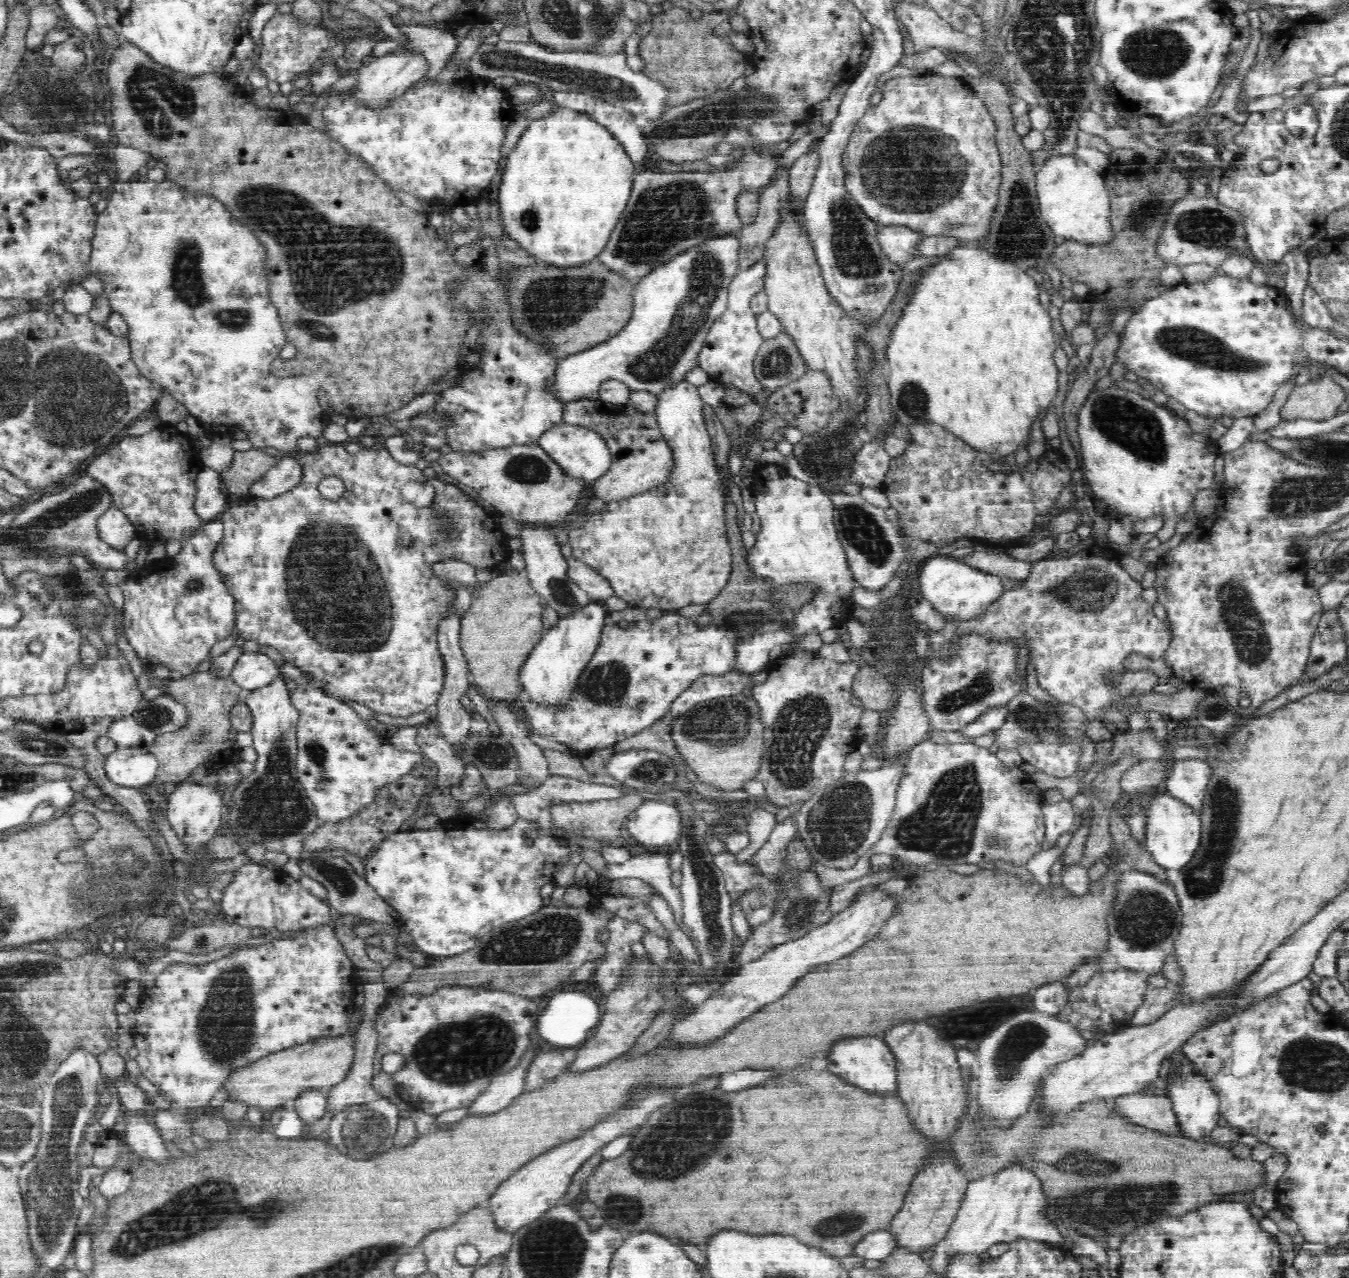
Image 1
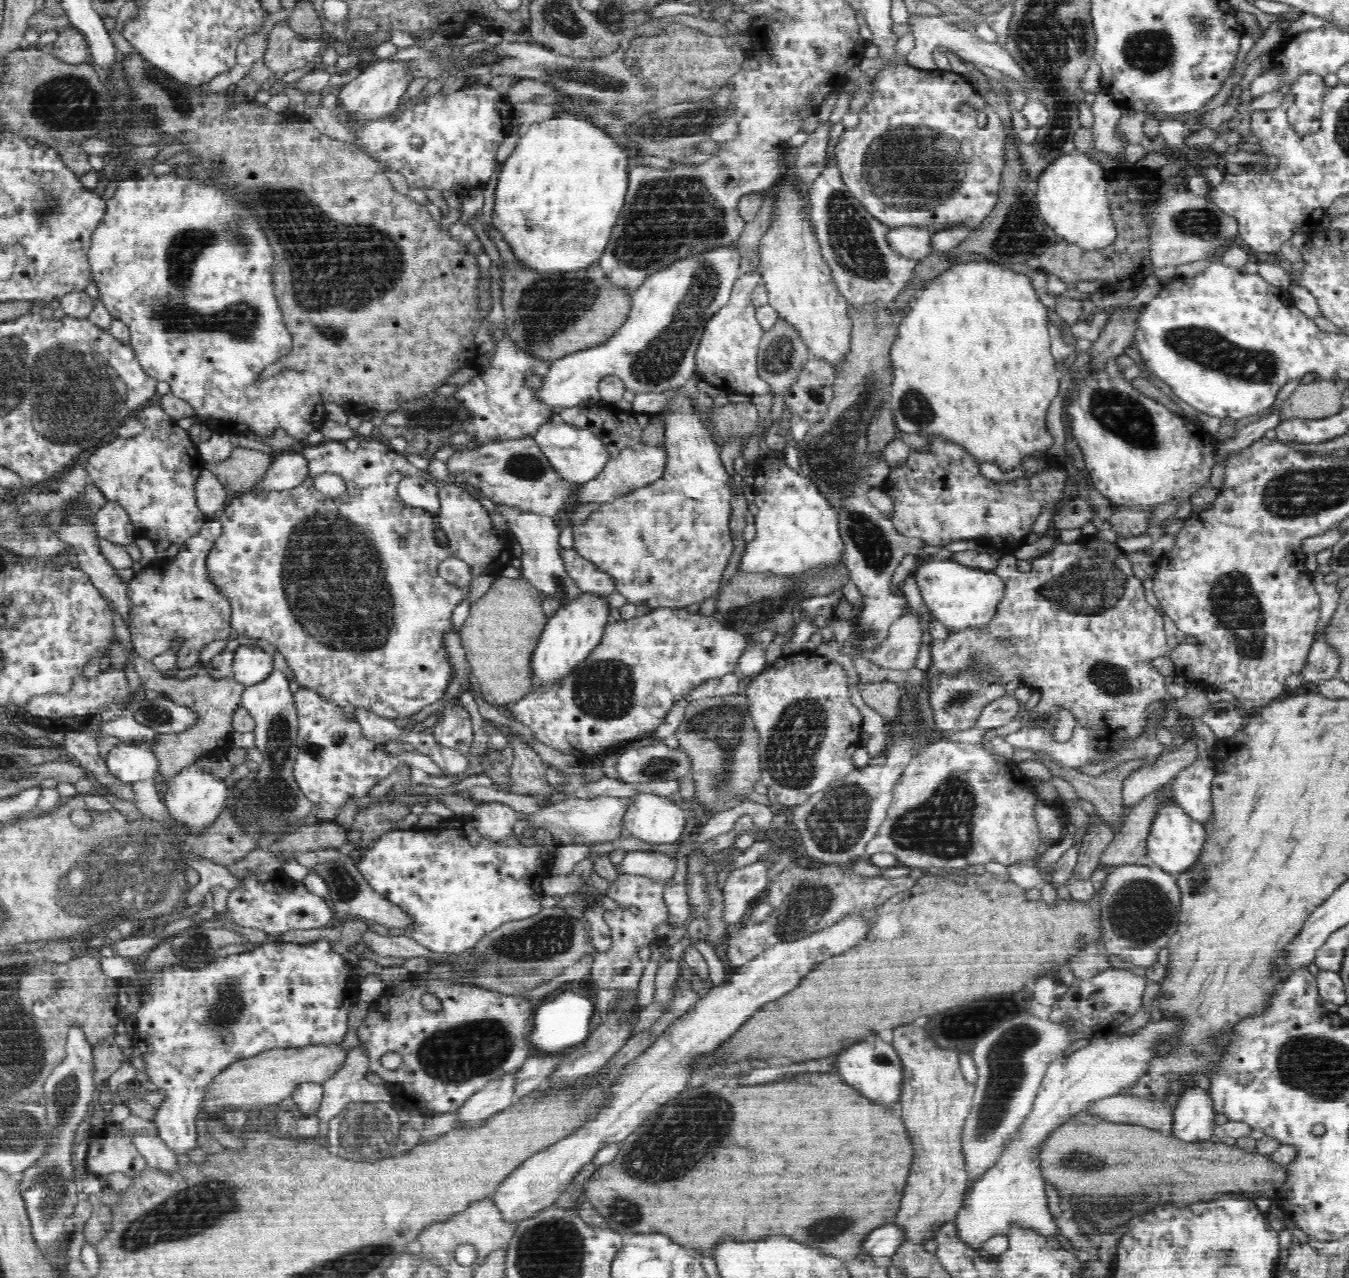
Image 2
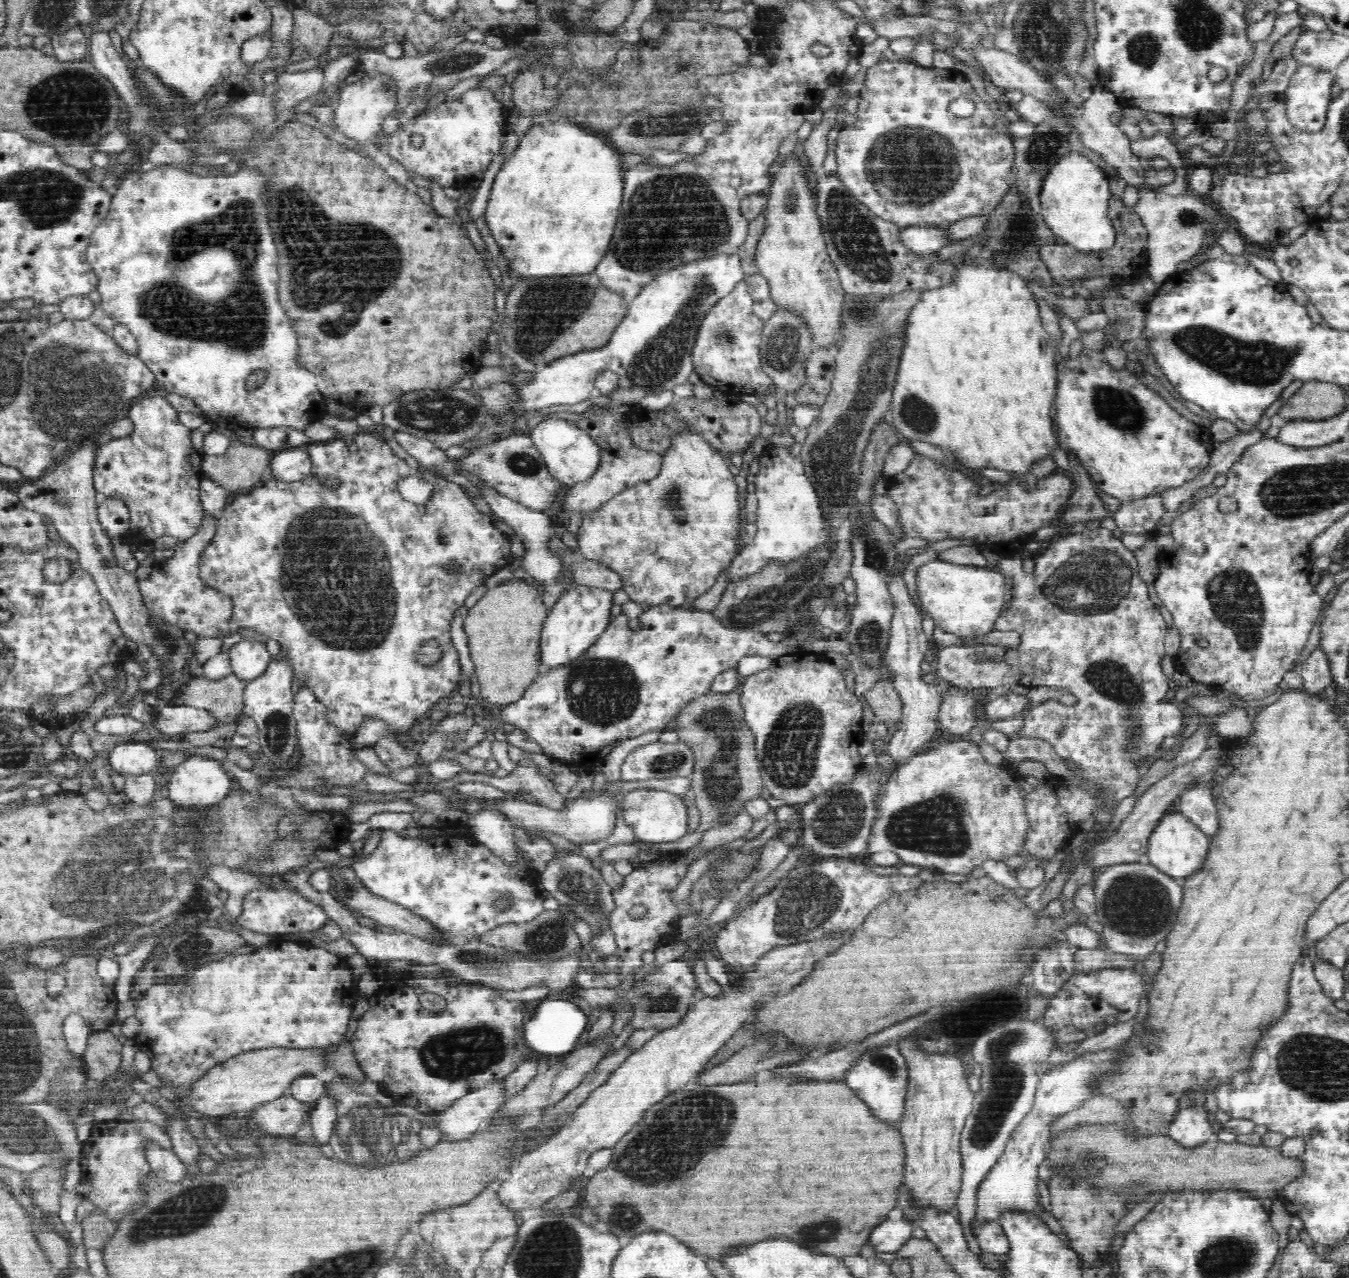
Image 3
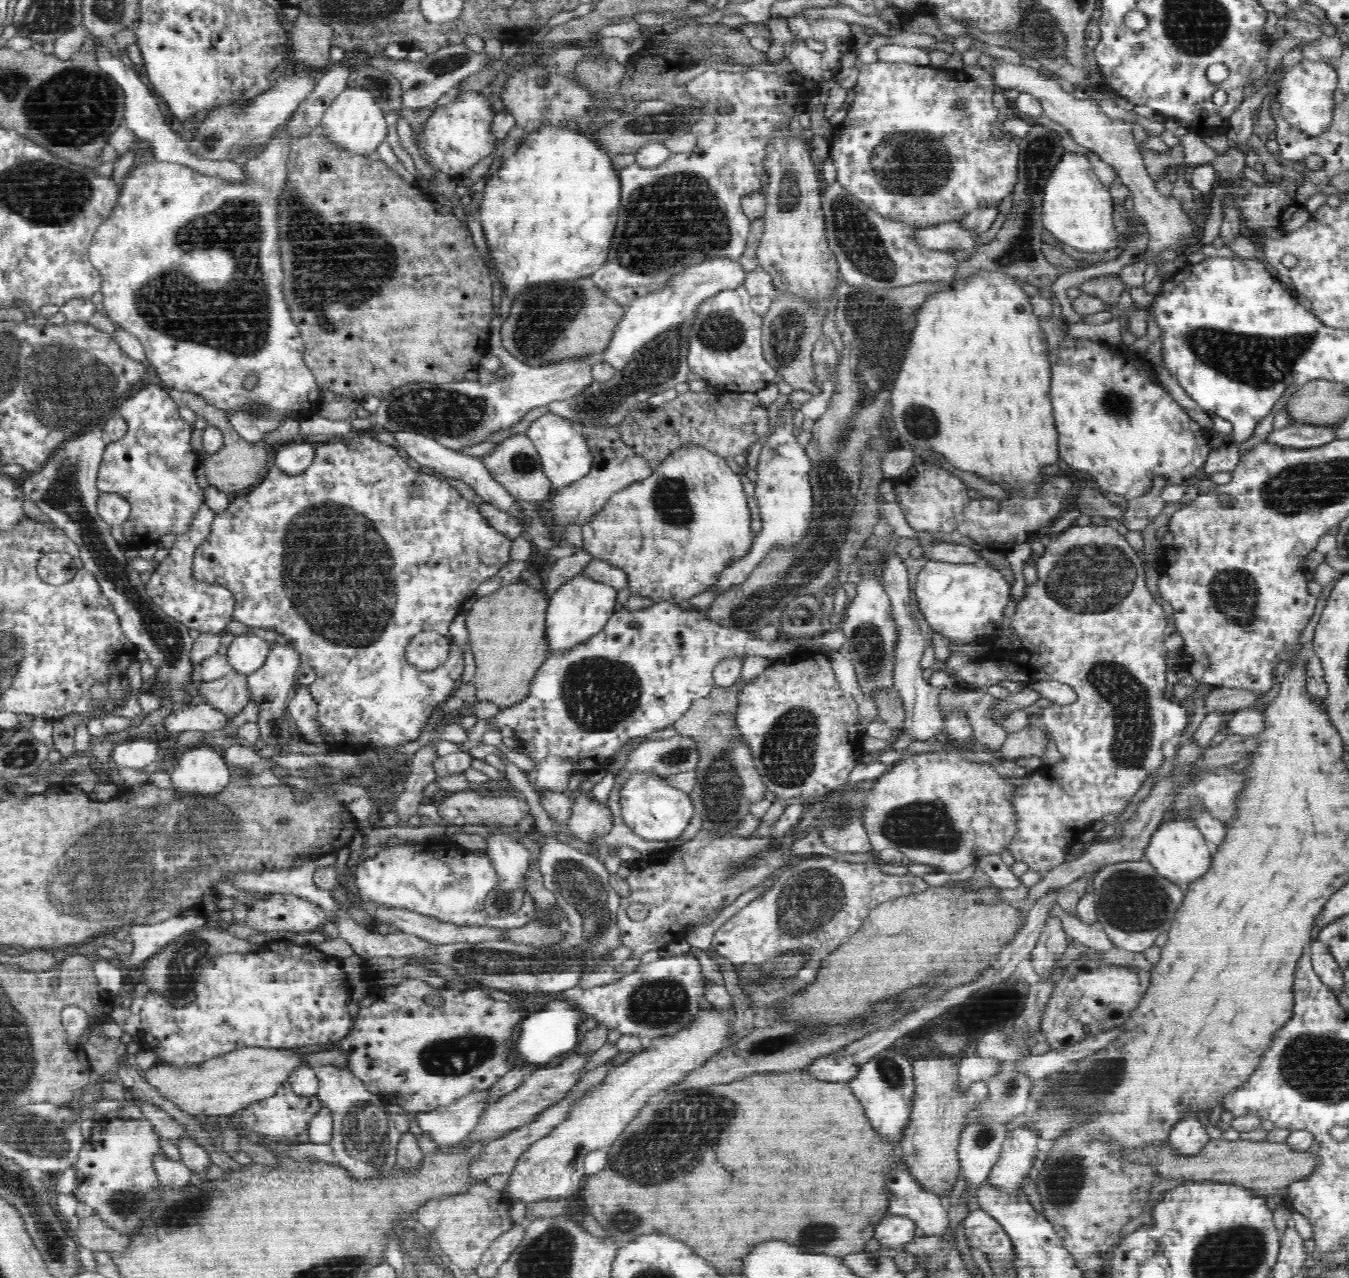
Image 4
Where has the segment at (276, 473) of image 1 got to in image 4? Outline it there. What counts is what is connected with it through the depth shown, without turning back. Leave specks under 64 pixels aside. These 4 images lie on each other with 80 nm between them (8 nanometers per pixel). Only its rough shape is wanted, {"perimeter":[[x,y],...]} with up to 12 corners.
{"perimeter":[[284,444],[274,458],[286,474],[312,465],[316,444]]}

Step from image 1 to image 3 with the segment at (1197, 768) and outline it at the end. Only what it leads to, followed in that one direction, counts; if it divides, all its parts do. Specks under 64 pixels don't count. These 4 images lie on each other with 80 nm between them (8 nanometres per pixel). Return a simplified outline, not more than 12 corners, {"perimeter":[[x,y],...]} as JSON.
{"perimeter":[[1208,781],[1186,787],[1180,813],[1214,838],[1220,820]]}

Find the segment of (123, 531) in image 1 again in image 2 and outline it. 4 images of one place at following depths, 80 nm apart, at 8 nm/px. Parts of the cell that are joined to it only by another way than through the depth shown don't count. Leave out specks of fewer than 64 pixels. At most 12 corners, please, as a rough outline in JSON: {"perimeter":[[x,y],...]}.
{"perimeter":[[107,501],[94,525],[106,542],[135,542],[128,513]]}

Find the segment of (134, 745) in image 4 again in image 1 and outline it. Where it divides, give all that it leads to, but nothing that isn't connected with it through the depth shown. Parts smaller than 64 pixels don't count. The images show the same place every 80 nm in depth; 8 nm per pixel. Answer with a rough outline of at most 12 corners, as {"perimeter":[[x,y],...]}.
{"perimeter":[[118,747],[103,759],[122,786],[152,783],[158,759],[142,747]]}

